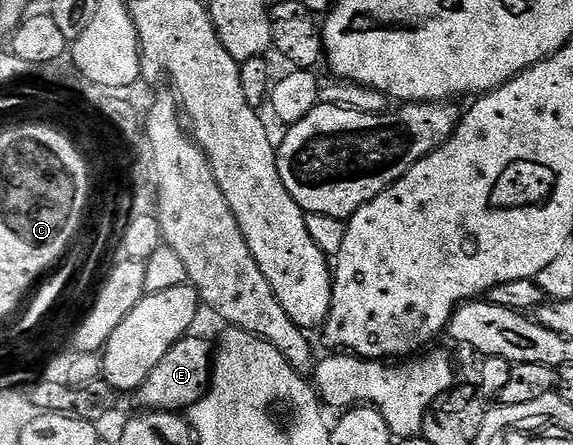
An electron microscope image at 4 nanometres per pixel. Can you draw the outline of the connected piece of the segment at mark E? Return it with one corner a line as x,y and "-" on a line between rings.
195,333
177,340
157,361
157,369
145,377
145,381
133,393
133,399
140,403
140,408
148,411
186,412
207,391
211,382
213,366
213,347
203,339
198,339

